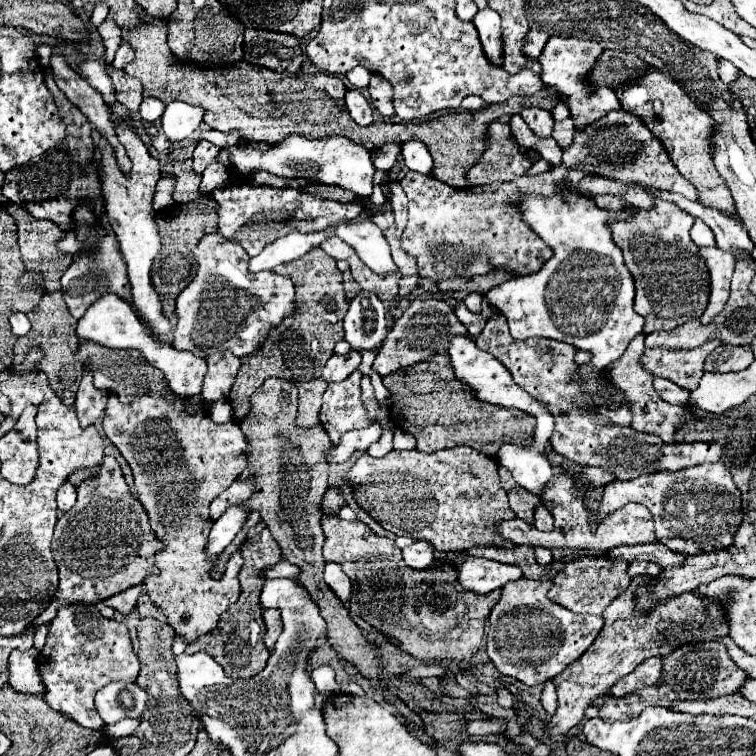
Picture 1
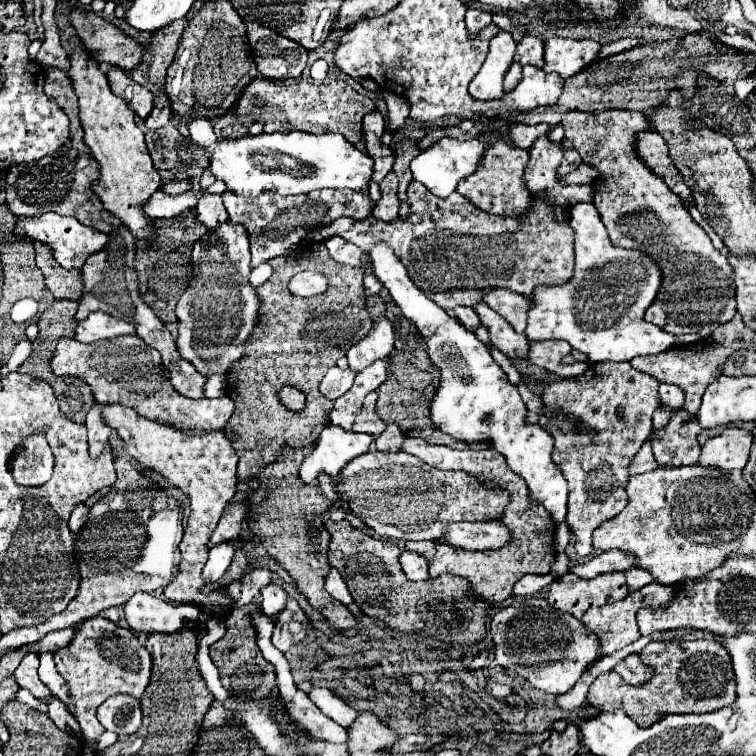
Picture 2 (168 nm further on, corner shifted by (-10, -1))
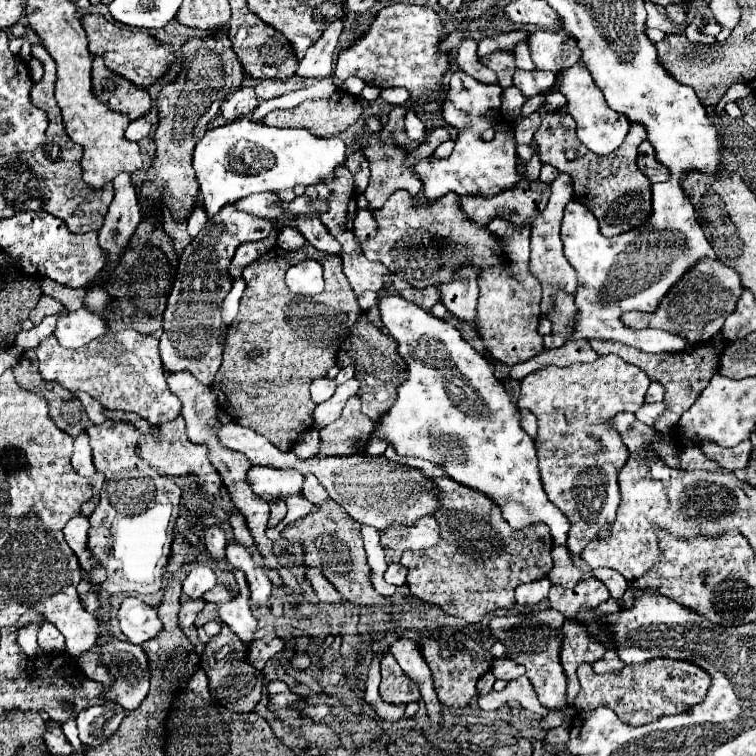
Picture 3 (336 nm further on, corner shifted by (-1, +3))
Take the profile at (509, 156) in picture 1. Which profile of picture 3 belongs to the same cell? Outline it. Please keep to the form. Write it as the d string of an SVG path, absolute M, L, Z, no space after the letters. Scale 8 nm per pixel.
M499 218L491 220L487 228L491 230L491 234L497 234L501 242L505 242L503 258L509 258L509 270L493 266L493 270L483 270L479 274L479 302L475 328L485 342L485 352L491 358L507 366L515 366L543 352L543 336L537 332L542 288L529 270L531 228L517 228Z

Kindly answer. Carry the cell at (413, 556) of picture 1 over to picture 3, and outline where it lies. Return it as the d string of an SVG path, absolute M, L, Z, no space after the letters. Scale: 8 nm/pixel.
M389 564L387 572L385 572L385 582L389 584L395 584L395 586L403 586L405 584L405 576L407 576L407 570L401 566L401 564Z

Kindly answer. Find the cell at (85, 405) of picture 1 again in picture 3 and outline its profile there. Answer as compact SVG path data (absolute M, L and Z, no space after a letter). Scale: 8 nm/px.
M81 434L81 436L75 440L75 450L73 450L71 466L73 466L73 470L77 470L77 474L81 474L81 476L91 476L91 474L95 472L93 454L91 454L91 446L89 446L87 434Z

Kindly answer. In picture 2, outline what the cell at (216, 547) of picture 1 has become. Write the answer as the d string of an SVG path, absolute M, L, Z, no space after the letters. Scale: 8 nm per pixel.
M230 540L212 546L208 562L204 566L204 580L218 582L222 578L222 574L226 572L226 568L230 566L232 556L234 556L234 544Z

